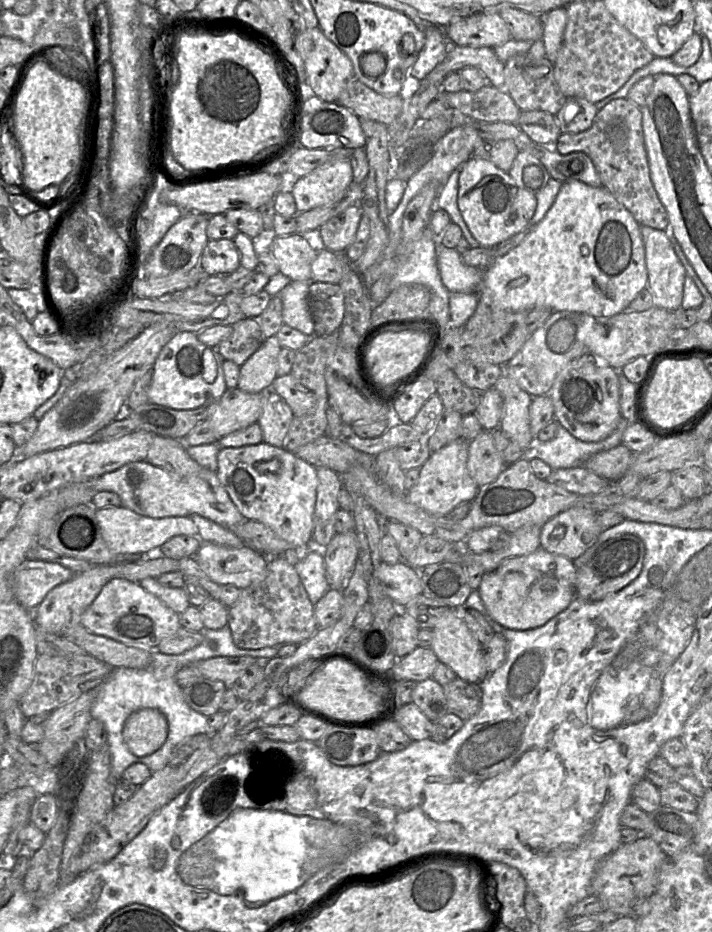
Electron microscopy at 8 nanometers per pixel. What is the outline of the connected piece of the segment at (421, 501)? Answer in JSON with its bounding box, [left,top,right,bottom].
[408,438,479,515]

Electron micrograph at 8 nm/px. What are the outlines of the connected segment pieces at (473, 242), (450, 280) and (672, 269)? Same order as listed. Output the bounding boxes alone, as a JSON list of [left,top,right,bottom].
[[435,169,479,249],[436,239,483,293],[640,226,687,311]]

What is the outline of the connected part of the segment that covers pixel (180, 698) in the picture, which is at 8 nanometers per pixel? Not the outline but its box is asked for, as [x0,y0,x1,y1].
[91,624,284,781]

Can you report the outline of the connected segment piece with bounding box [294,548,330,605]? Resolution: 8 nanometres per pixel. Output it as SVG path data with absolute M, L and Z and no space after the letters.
M321 548L310 549L305 557L294 565L313 605L315 605L330 588L326 577L322 551L323 549Z

